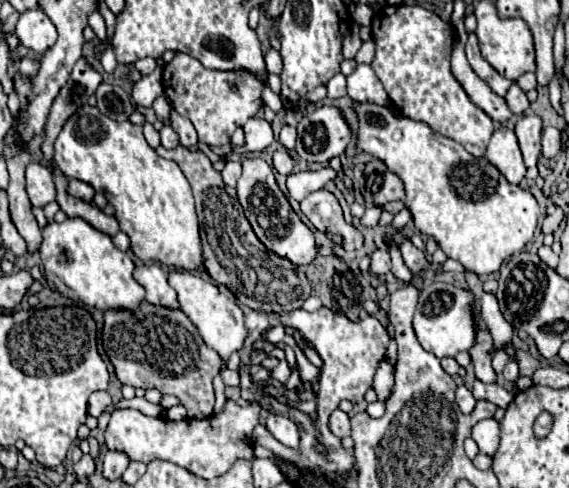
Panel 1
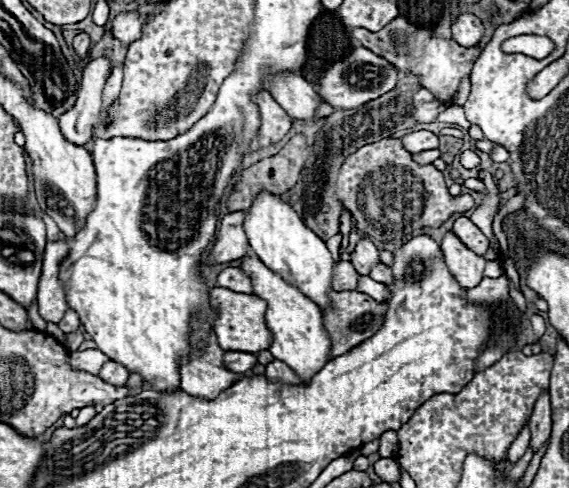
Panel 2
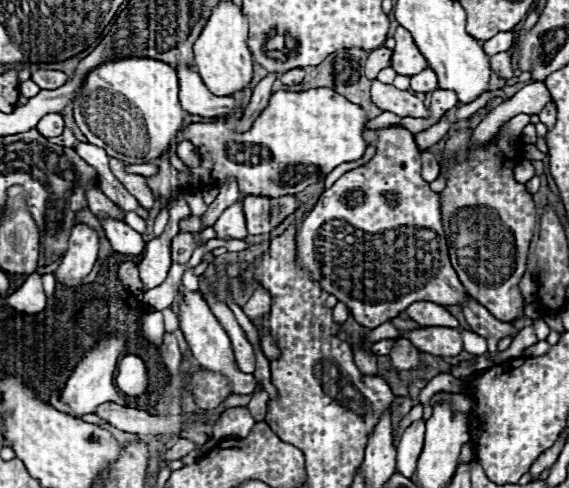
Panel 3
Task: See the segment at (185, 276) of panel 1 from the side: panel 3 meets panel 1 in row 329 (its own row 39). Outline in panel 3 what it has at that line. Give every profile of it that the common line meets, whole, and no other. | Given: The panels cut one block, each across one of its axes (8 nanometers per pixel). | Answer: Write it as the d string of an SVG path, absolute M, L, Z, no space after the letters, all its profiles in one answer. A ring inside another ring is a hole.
M220 2L206 26L202 28L198 40L194 42L194 66L202 76L208 90L216 96L230 96L232 92L248 88L252 80L252 58L246 46L248 38L248 20L240 6L234 2Z

